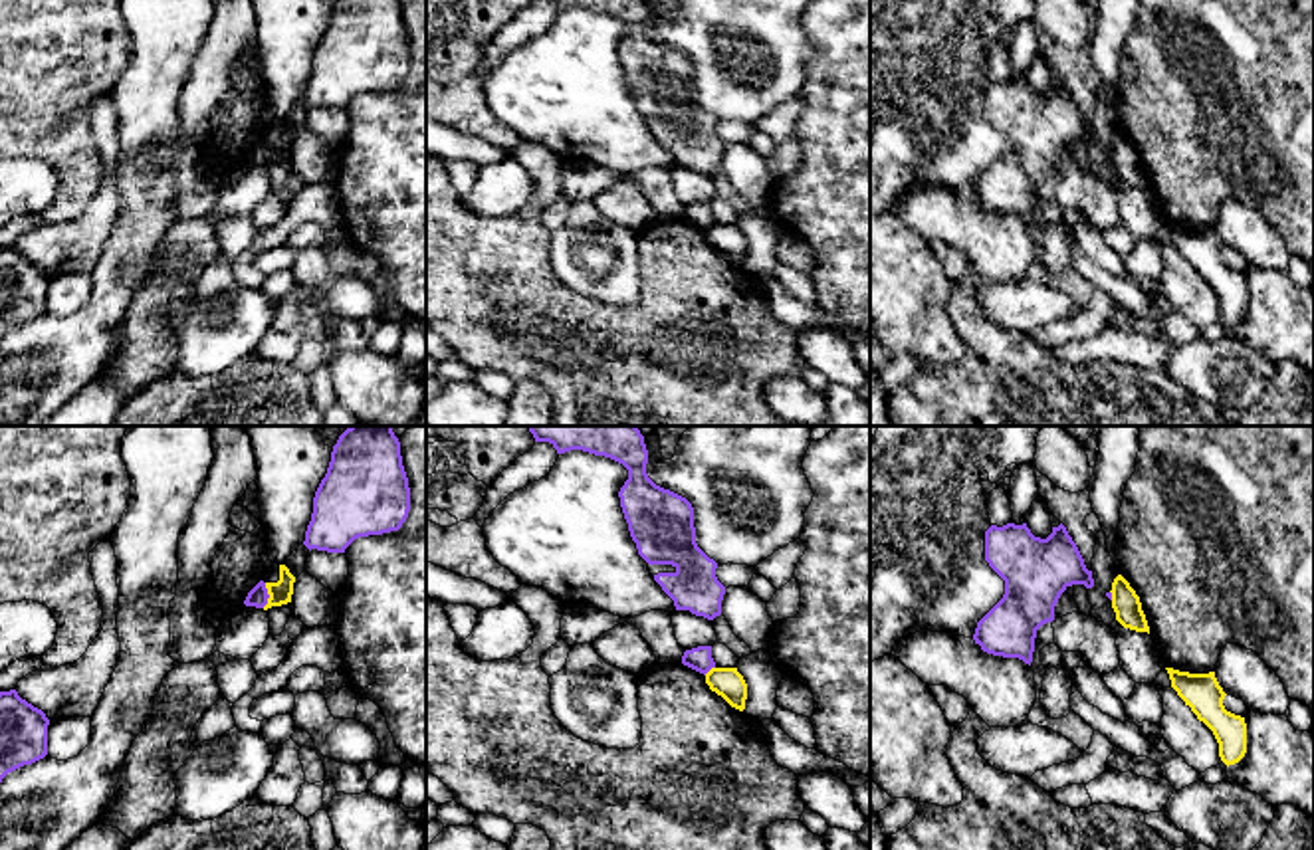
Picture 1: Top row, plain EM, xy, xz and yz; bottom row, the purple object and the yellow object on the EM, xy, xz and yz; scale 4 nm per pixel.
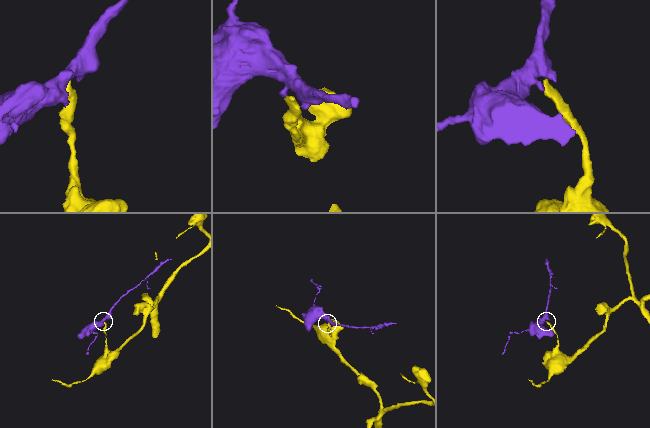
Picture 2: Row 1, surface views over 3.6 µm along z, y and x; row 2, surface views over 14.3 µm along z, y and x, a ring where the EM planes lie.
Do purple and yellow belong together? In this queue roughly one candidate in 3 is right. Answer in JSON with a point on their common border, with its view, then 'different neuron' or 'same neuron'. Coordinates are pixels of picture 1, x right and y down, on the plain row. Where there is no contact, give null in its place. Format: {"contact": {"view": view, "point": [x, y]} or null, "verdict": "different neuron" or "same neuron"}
{"contact": {"view": "xy", "point": [268, 151]}, "verdict": "different neuron"}

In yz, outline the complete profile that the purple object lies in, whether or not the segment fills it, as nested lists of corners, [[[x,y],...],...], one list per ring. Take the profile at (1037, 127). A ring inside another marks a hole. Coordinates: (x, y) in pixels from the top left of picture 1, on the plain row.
[[[1027,79],[991,81],[985,87],[985,117],[1005,137],[1003,155],[977,178],[973,196],[983,208],[1003,214],[1019,214],[1031,222],[1037,186],[1054,176],[1060,151],[1072,141],[1094,143],[1092,127],[1060,79],[1046,95],[1035,93]]]

